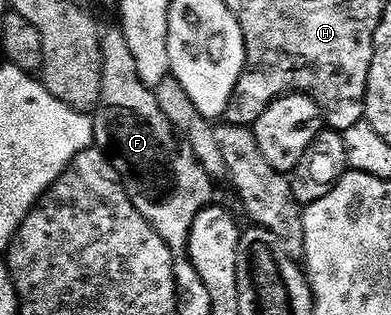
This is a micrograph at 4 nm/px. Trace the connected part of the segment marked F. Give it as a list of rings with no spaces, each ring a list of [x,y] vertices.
[[[104,29],[99,39],[103,55],[101,56],[101,96],[93,114],[95,123],[94,145],[102,150],[107,158],[117,168],[117,176],[121,176],[125,192],[129,192],[129,200],[145,216],[145,220],[165,240],[171,249],[172,258],[182,259],[189,250],[191,229],[202,210],[208,209],[211,202],[211,186],[213,180],[201,168],[197,156],[193,156],[193,148],[189,148],[178,137],[175,130],[165,120],[165,112],[161,112],[161,104],[157,104],[154,89],[146,86],[139,79],[137,66],[133,61],[133,52],[129,49],[129,40],[125,40],[122,29]]]

